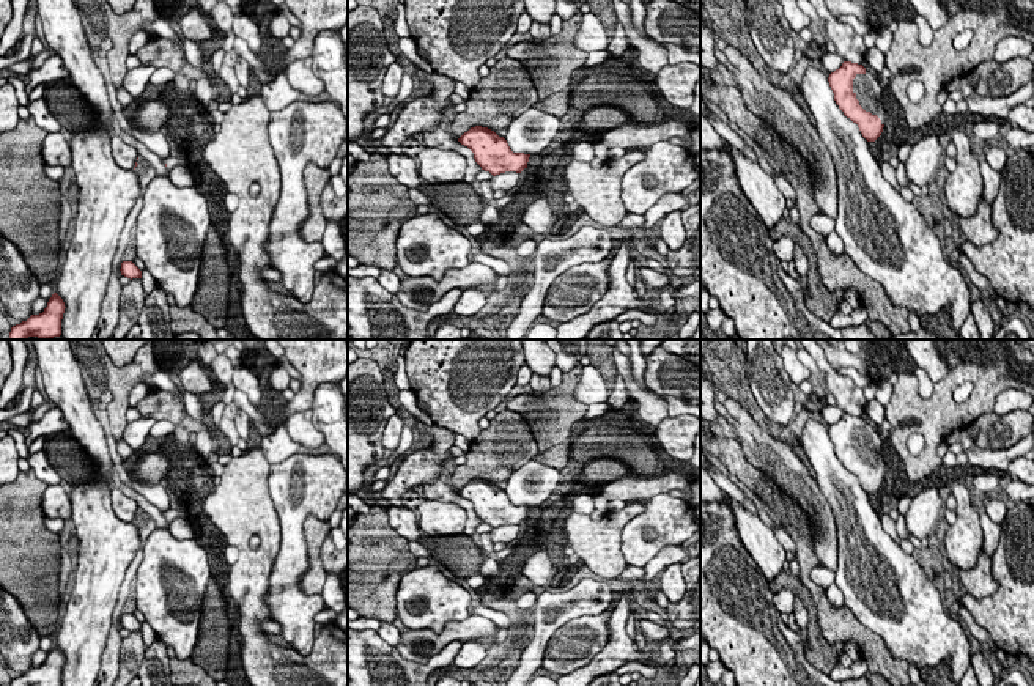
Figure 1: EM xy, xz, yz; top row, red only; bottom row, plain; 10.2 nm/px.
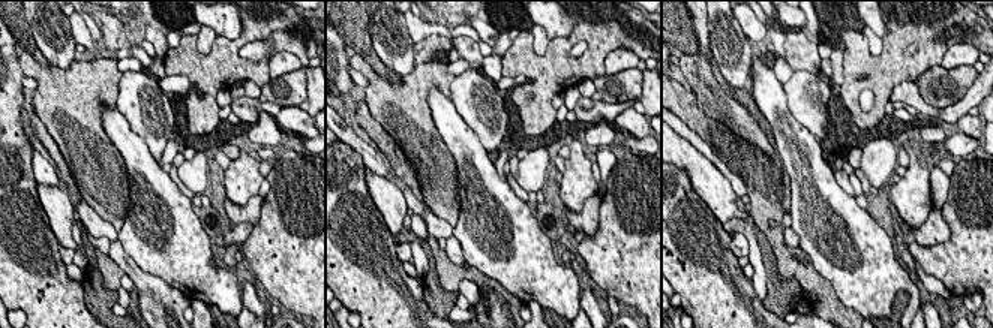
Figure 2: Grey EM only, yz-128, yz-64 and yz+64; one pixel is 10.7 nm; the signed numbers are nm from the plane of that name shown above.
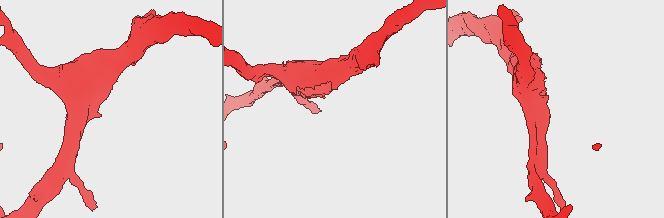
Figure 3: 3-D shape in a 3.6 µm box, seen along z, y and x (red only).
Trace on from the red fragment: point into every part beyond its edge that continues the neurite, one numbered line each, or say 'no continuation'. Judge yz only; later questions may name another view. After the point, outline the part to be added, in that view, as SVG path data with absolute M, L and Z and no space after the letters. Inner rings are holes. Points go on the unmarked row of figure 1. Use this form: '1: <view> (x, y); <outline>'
1: yz (867, 441); M867 422L864 426L856 426L853 431L853 445L856 447L859 458L866 464L877 467L881 472L881 477L884 477L886 463L881 456L881 444L883 441L880 439L880 430Z

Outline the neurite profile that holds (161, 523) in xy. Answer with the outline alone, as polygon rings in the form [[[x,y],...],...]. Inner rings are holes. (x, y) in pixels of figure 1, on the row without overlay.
[[[116,480],[116,488],[120,488],[124,496],[134,499],[137,502],[138,508],[143,508],[154,519],[156,529],[170,530],[170,522],[165,519],[164,513],[157,507],[151,505],[132,486],[127,486],[126,483],[121,483],[120,480]]]

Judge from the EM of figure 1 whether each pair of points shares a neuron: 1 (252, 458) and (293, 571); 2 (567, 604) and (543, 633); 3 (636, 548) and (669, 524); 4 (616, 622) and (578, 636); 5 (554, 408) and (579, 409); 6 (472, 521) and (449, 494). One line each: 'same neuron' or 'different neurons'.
1: different neurons
2: same neuron
3: same neuron
4: different neurons
5: same neuron
6: same neuron

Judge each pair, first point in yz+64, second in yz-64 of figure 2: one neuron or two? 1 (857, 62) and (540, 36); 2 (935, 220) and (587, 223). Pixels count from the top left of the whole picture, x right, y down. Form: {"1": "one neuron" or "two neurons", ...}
{"1": "two neurons", "2": "one neuron"}

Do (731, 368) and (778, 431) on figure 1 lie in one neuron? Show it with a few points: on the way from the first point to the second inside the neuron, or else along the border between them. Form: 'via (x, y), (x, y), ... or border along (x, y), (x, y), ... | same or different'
via (734, 384), (762, 419) | same

